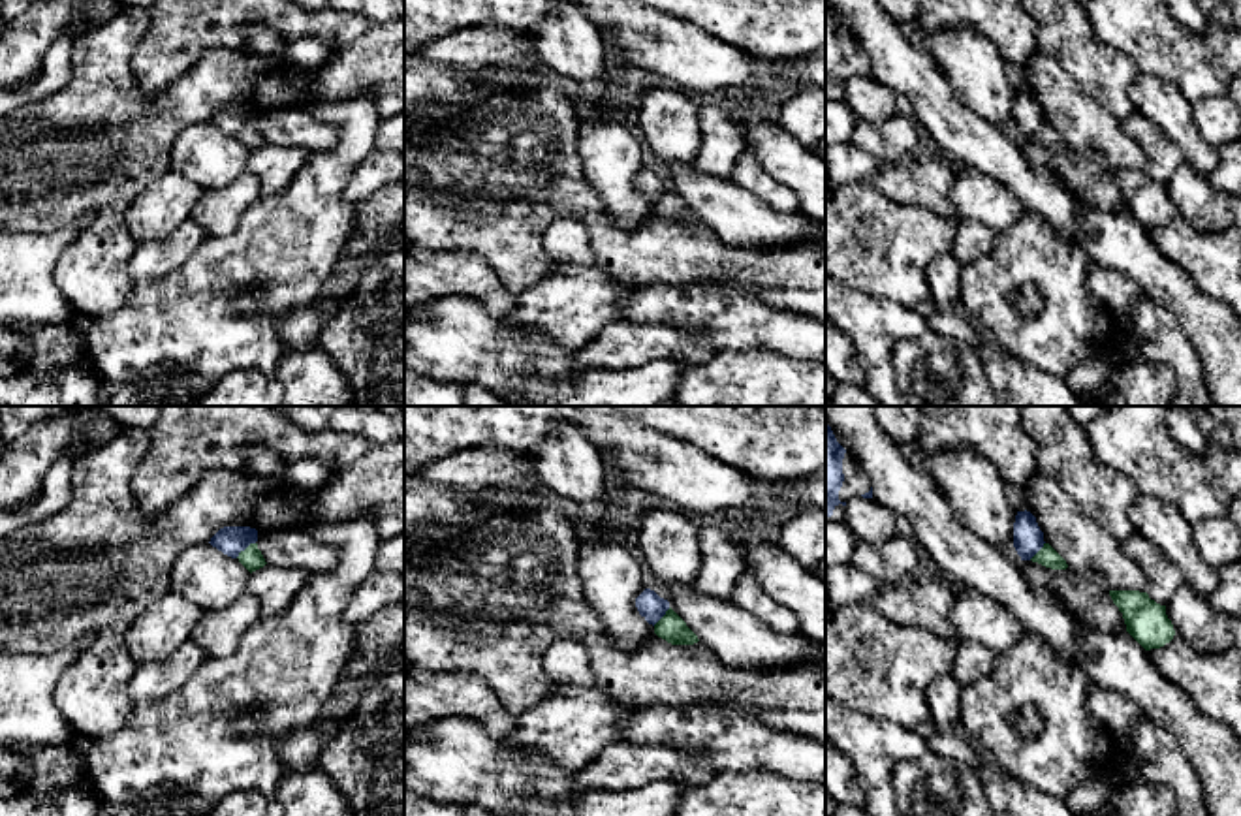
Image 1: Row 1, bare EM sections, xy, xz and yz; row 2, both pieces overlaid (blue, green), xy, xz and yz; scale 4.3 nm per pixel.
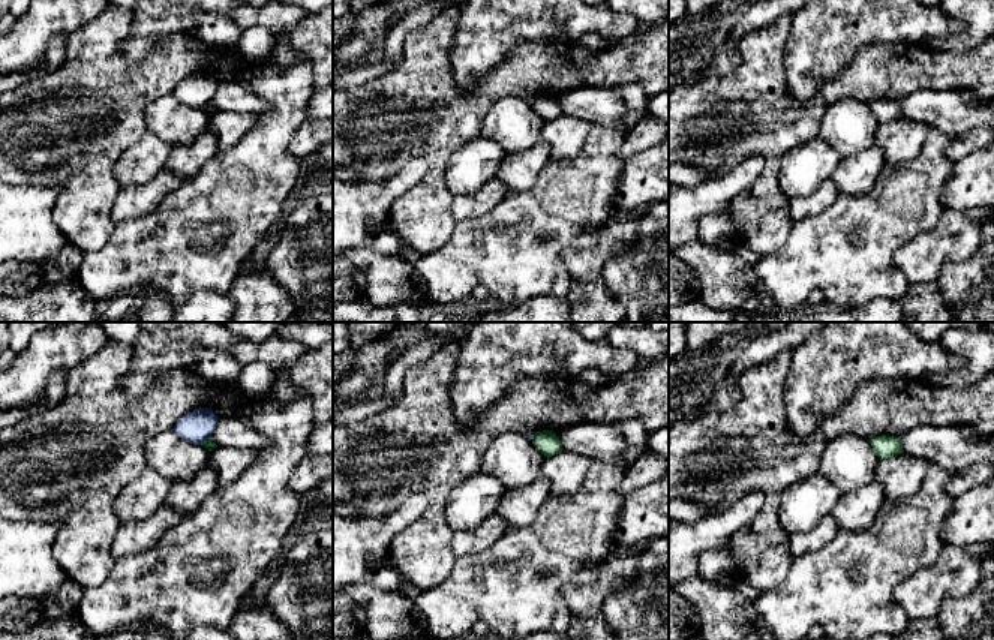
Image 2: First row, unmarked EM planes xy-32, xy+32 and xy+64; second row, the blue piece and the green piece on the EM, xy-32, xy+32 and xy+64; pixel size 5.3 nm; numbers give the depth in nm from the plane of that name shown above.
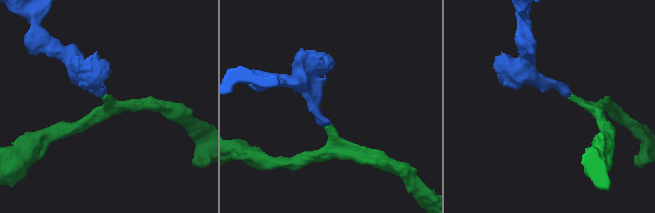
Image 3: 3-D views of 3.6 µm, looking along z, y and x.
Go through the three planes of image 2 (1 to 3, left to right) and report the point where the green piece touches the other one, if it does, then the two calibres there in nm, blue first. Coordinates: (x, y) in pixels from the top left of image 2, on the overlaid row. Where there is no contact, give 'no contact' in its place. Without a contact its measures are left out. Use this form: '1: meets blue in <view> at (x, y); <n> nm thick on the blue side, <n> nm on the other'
1: meets blue in xy-32 at (206, 438); 170 nm thick on the blue side, 60 nm on the other
2: meets blue in xy+32 at (534, 435); 40 nm thick on the blue side, 120 nm on the other
3: no contact

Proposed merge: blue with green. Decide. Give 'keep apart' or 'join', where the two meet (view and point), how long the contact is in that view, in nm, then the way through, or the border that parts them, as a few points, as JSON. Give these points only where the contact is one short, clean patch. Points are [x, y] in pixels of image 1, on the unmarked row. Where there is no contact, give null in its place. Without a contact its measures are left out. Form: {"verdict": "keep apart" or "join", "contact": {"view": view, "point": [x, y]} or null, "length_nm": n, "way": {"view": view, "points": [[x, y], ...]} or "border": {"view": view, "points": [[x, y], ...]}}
{"verdict": "keep apart", "contact": {"view": "xy", "point": [245, 126]}, "length_nm": 110, "border": {"view": "xy", "points": [[254, 121], [235, 136]]}}

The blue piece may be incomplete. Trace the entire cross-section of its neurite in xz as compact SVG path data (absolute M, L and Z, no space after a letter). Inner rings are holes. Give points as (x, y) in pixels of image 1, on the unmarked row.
M645 167L637 177L636 177L636 186L639 194L649 201L656 203L666 190L669 188L669 180L660 177L654 169Z

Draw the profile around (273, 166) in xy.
M265 143L250 152L246 171L258 180L259 196L282 194L299 173L310 152L295 147Z

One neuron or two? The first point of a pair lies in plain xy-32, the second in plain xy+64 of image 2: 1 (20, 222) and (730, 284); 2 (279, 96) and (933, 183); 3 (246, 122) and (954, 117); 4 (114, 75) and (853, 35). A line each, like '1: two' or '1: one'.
1: two
2: one
3: two
4: two

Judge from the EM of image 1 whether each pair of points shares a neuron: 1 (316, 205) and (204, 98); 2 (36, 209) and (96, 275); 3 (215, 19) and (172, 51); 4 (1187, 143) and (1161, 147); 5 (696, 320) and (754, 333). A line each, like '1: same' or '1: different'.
1: different
2: same
3: same
4: different
5: same

